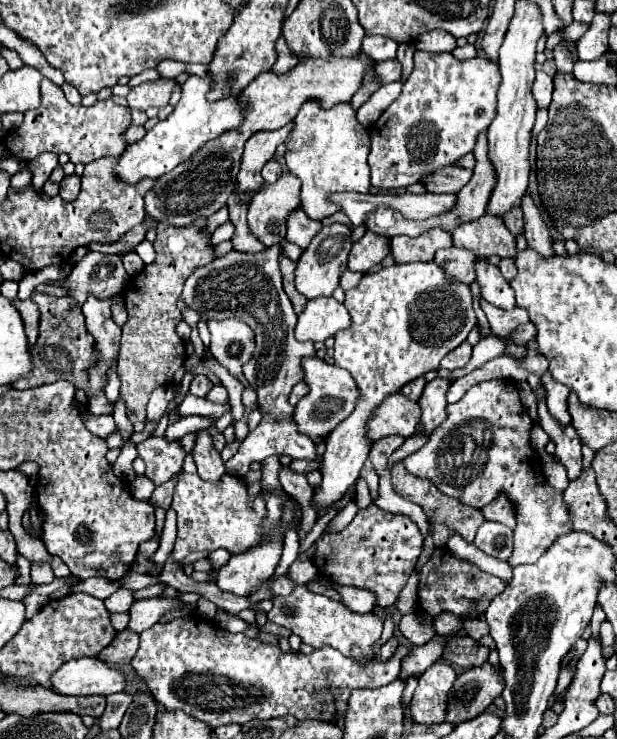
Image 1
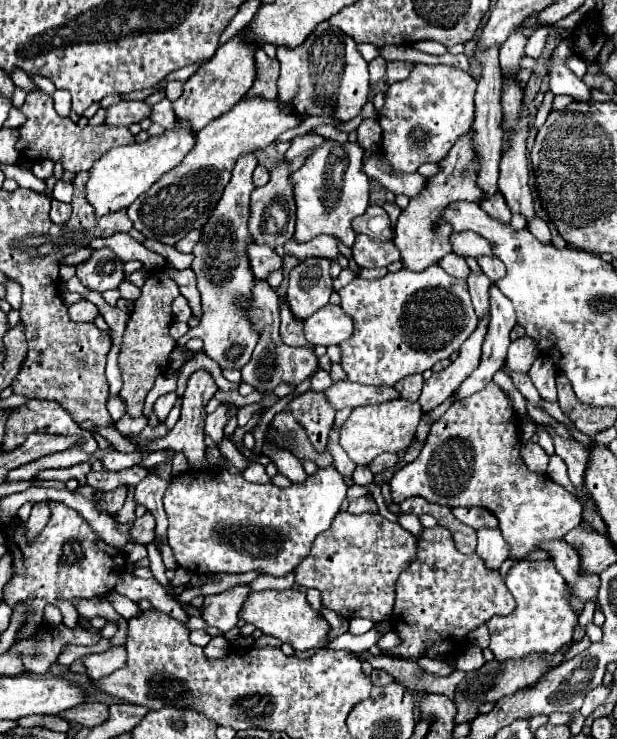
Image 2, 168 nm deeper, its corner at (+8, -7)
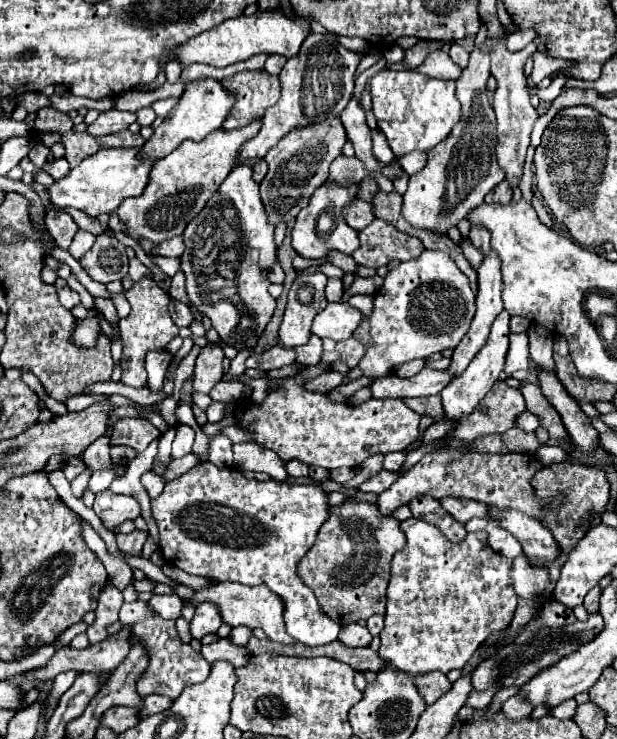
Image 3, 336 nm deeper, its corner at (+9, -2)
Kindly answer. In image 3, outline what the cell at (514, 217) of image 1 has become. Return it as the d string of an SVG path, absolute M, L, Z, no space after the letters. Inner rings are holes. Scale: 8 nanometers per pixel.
M507 181L499 183L499 187L495 187L495 189L487 195L485 201L487 201L487 203L509 203L509 201L511 201L511 185L509 185Z

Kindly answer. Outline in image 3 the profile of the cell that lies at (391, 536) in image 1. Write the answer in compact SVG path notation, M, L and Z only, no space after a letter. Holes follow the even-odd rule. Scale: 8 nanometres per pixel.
M349 497L345 503L331 507L329 519L317 533L313 547L297 565L299 577L313 589L323 613L339 625L365 621L385 611L385 591L391 559L405 547L405 537L395 517L383 517L373 503ZM345 579L367 579L345 581Z

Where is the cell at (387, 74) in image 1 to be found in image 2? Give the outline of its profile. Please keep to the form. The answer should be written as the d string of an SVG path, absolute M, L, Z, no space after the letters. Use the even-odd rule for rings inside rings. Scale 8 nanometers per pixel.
M388 62L386 64L386 78L388 78L388 82L392 84L392 82L404 80L412 66L414 66L412 62Z

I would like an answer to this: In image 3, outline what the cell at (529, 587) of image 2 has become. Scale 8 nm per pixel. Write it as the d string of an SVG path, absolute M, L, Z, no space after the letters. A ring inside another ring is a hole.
M519 555L515 561L513 561L513 569L511 569L511 577L513 577L513 587L515 587L515 593L519 597L525 597L525 599L535 599L541 595L541 591L545 589L549 577L547 577L547 571L541 569L541 567L535 567L529 563L529 559L525 555Z

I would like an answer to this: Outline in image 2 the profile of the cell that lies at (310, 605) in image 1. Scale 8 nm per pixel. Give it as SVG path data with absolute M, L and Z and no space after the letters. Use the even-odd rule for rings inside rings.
M262 590L262 592L252 592L248 600L244 602L242 618L246 622L252 622L256 628L260 628L264 634L272 634L280 638L282 642L290 644L294 650L312 650L312 648L322 648L332 642L330 638L330 624L326 618L318 612L312 612L308 608L308 600L304 592L294 592L294 590Z

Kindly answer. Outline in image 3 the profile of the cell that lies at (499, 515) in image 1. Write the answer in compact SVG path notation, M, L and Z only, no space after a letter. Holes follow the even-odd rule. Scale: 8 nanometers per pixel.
M447 497L439 501L451 515L453 519L457 519L459 523L467 523L473 517L487 517L487 507L479 501L473 499L455 499L455 497Z

